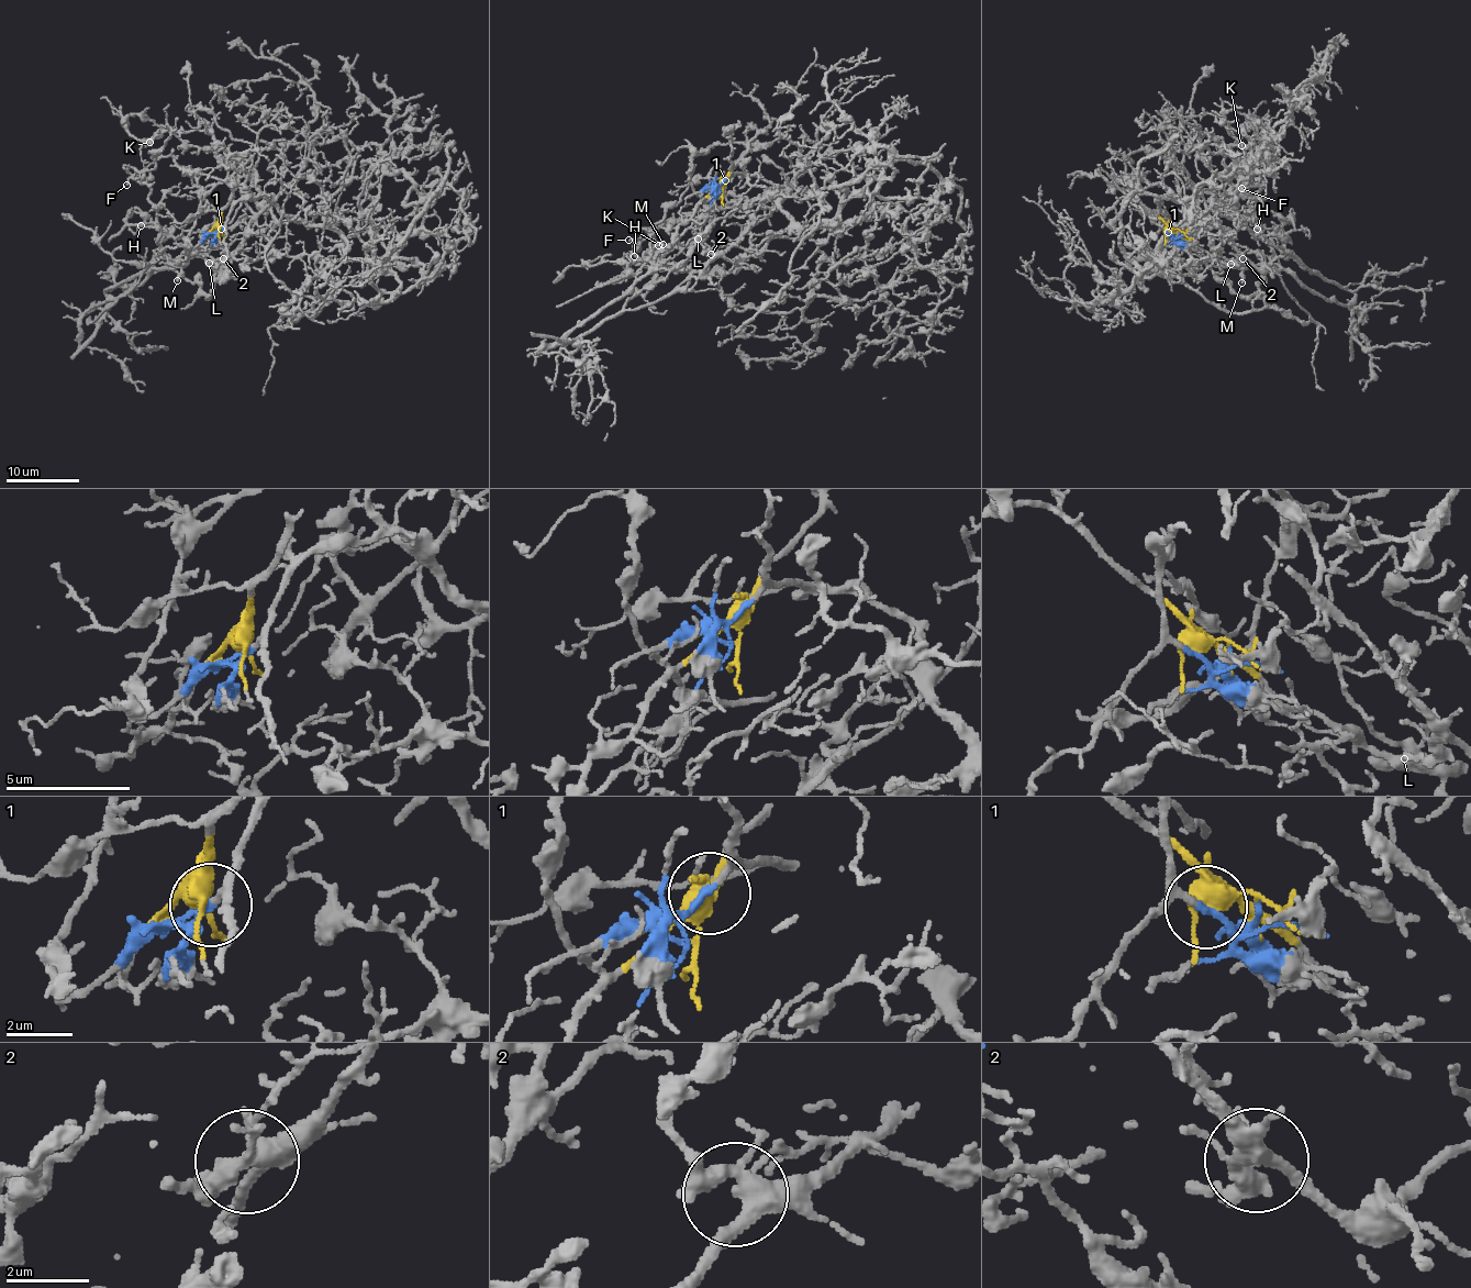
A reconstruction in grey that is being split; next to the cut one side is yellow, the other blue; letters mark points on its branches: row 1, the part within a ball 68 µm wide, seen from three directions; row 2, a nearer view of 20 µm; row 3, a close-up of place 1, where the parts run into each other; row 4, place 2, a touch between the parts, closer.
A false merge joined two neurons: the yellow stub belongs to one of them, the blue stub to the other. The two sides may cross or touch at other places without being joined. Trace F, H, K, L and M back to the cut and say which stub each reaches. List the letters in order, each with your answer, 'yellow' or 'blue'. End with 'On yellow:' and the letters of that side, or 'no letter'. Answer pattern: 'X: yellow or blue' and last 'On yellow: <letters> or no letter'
F: yellow
H: yellow
K: blue
L: yellow
M: yellow
On yellow: F, H, L, M

